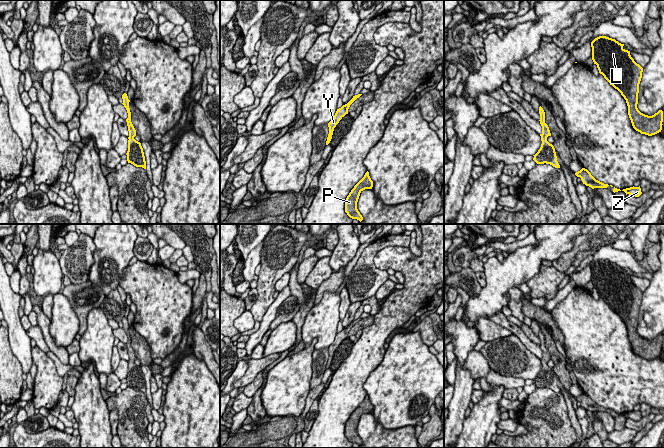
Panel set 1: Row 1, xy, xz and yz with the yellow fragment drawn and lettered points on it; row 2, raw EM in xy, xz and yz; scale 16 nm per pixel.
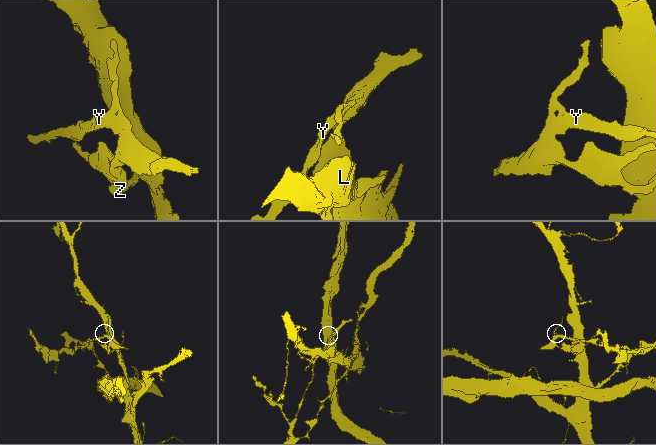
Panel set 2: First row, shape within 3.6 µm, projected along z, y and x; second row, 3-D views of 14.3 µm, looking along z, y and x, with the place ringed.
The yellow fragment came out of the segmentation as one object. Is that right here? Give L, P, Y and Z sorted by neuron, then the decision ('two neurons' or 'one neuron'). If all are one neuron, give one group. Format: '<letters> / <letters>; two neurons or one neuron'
L P Z / Y; two neurons

